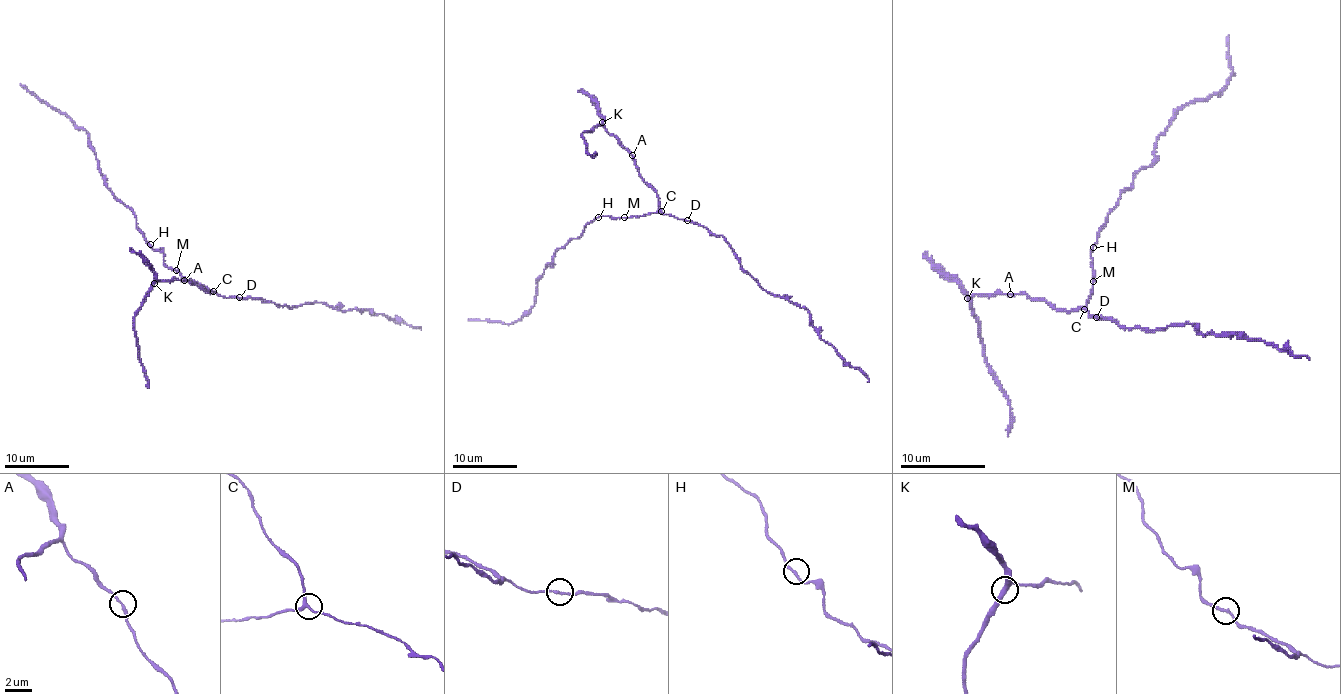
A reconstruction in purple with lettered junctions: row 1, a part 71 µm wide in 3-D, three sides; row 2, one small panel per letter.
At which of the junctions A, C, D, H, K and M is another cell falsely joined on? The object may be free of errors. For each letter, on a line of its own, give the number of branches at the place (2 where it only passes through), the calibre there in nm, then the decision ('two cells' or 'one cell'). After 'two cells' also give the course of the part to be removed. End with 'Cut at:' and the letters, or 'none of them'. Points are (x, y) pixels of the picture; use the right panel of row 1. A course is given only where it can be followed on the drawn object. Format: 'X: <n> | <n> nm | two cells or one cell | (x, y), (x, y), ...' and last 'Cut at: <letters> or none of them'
A: 2 | 180 nm | one cell
C: 3 | 220 nm | one cell
D: 2 | 160 nm | one cell
H: 2 | 160 nm | one cell
K: 3 | 320 nm | one cell
M: 2 | 160 nm | one cell
Cut at: none of them

